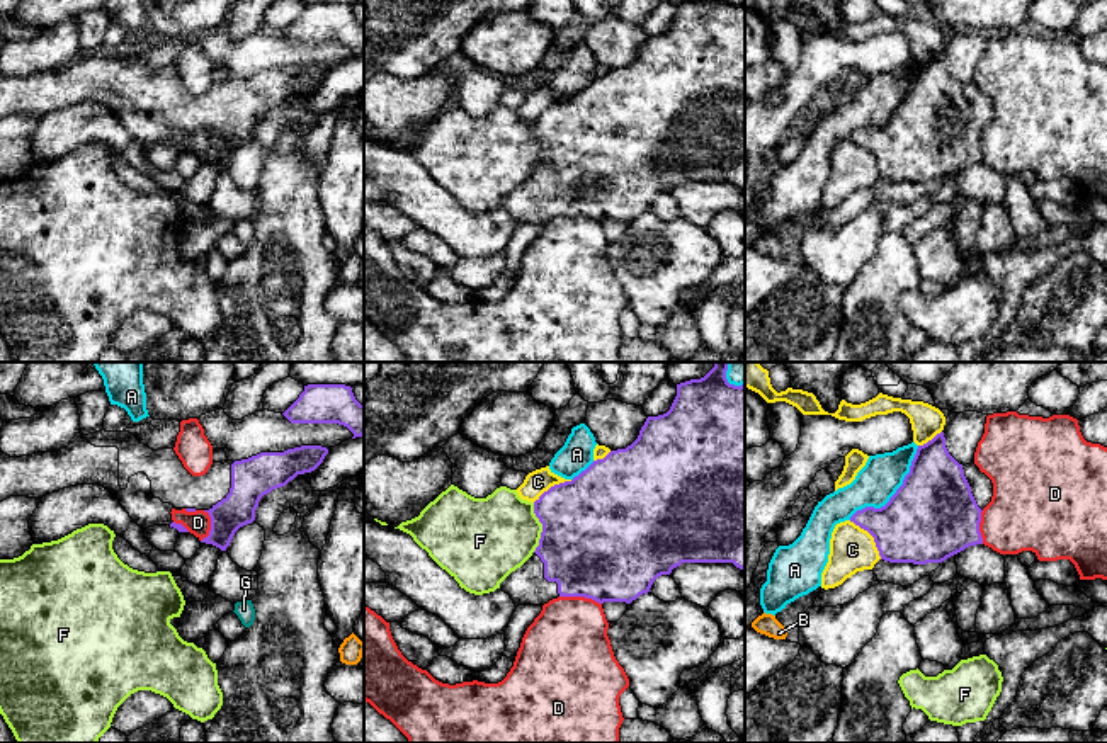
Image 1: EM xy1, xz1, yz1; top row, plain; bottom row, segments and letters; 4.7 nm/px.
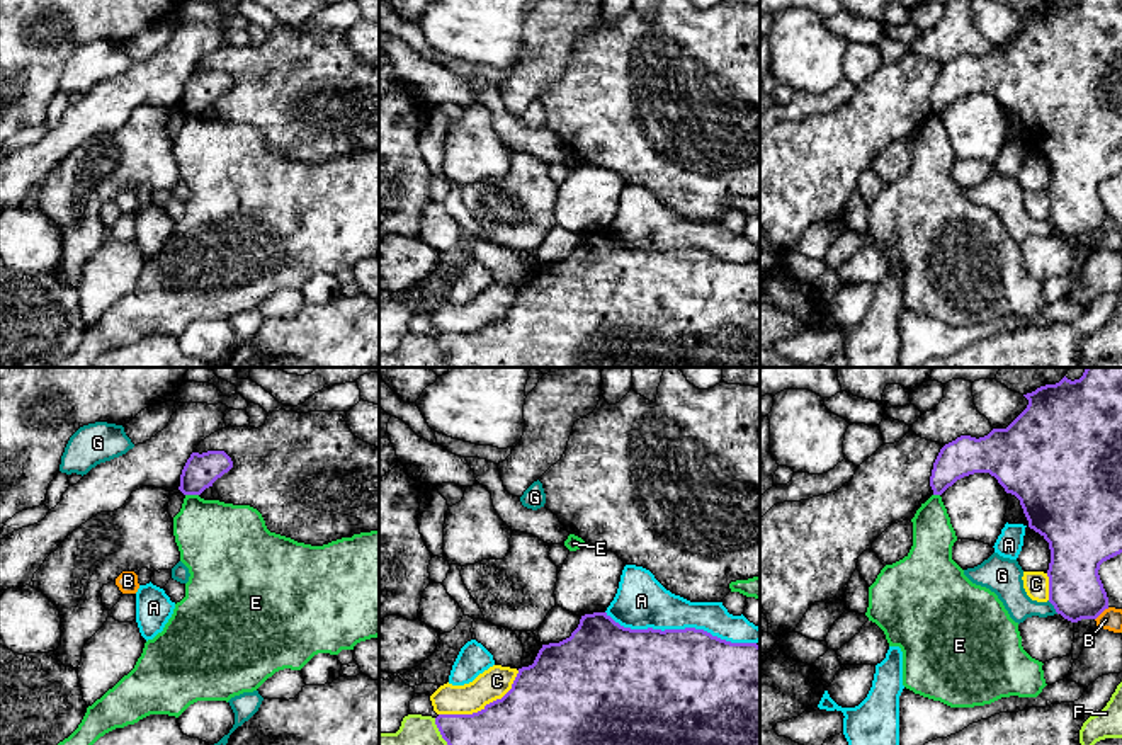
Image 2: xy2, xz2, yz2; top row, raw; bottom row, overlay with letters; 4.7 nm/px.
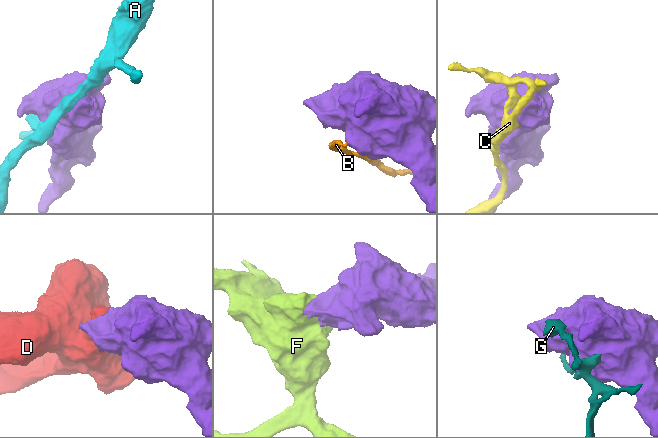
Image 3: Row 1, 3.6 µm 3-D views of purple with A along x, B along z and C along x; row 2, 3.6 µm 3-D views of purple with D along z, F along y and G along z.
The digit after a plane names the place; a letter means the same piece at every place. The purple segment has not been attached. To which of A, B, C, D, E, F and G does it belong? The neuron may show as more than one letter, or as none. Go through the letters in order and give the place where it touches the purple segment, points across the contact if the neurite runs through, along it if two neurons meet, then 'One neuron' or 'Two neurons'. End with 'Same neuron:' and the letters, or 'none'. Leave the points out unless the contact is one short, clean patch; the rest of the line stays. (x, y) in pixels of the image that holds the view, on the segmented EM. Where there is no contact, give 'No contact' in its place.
A: Touches purple at xz2 (680, 630). Two neurons
B: Touches purple at yz2 (1102, 611). Boundary: yz2 (1109, 608), (1095, 619). Two neurons
C: Touches purple at xz2 (485, 706). Two neurons
D: Touches purple at xz1 (580, 595). Boundary: xz1 (560, 595), (584, 595), (601, 604). Two neurons
E: Touches purple at xy2 (192, 494). Boundary: xy2 (186, 494), (198, 495). Two neurons
F: Touches purple at xz1 (543, 527). Two neurons
G: Touches purple at yz2 (1054, 608). Two neurons
Same neuron: none

